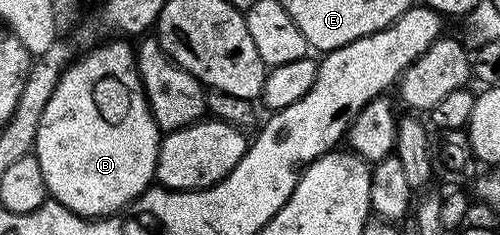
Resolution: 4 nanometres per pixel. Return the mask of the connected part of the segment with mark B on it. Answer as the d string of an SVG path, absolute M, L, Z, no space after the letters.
M112 38L84 50L87 52L80 59L78 56L68 63L53 89L53 97L49 97L49 105L45 105L45 113L41 113L41 125L37 129L33 154L45 176L48 196L84 219L122 212L155 179L161 132L143 96L135 51L127 43L130 42Z

